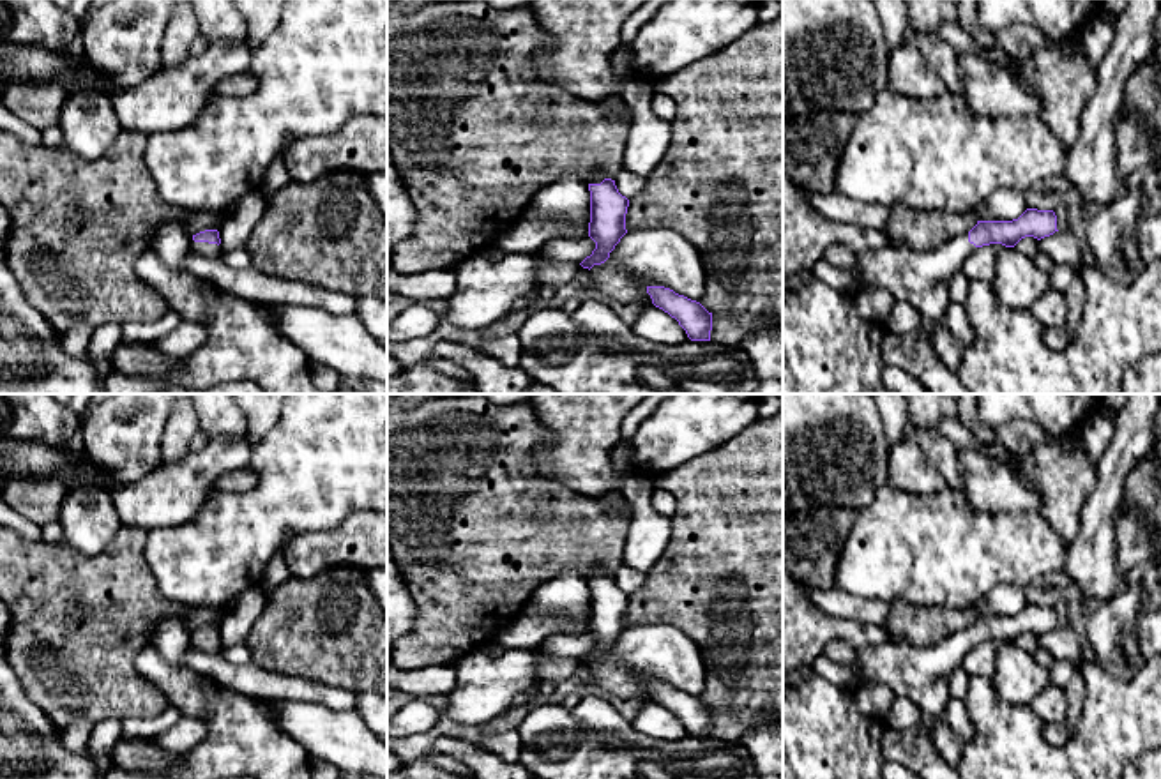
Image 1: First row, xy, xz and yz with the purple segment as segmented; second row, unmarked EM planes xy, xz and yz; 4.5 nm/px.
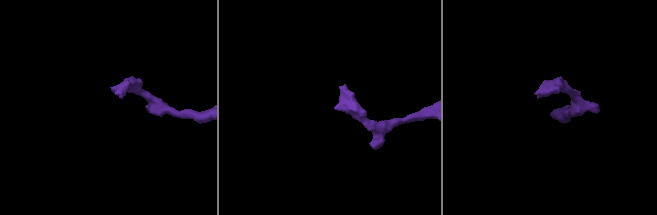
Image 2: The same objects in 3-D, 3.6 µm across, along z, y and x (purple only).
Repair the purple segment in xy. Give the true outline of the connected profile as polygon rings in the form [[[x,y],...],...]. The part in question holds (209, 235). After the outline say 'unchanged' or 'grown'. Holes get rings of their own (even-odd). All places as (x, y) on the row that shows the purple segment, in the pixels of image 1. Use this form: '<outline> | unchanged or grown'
[[[205,230],[196,235],[193,235],[191,249],[196,254],[201,254],[205,258],[217,258],[221,238],[217,230]]] | grown

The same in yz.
[[[1027,208],[1013,221],[977,221],[977,224],[963,235],[958,235],[935,251],[912,251],[908,247],[894,247],[891,242],[880,249],[857,253],[857,272],[866,286],[887,290],[896,302],[907,300],[922,314],[919,329],[905,334],[885,332],[880,352],[889,366],[901,367],[914,376],[930,394],[970,394],[956,373],[951,373],[938,359],[931,346],[931,332],[940,325],[949,306],[949,283],[956,272],[961,272],[963,261],[983,246],[1002,244],[1014,247],[1021,238],[1034,237],[1037,240],[1053,235],[1057,230],[1057,216],[1053,210]]] | grown

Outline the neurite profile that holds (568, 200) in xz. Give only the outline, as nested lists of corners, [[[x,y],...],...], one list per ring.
[[[564,175],[543,187],[527,205],[520,221],[544,223],[553,219],[569,238],[581,238],[581,228],[590,212],[588,185],[571,175]]]

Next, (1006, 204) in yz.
[[[998,189],[984,200],[975,214],[977,221],[1013,221],[1027,210],[1025,196],[1018,189]]]

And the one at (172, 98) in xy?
[[[212,42],[200,57],[159,69],[131,88],[110,94],[124,131],[154,132],[177,131],[189,125],[216,94],[221,79],[249,71],[254,46],[240,42]]]

